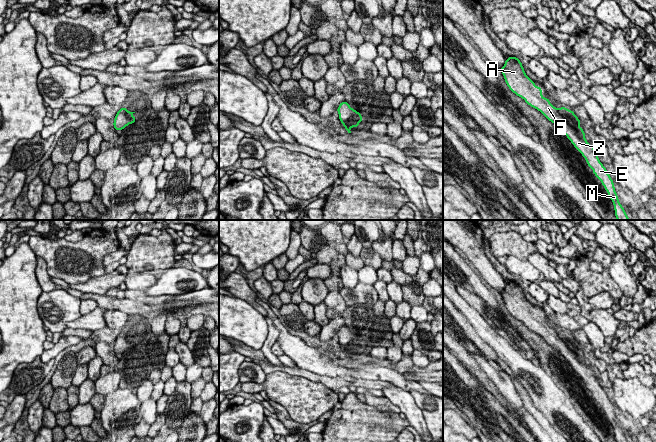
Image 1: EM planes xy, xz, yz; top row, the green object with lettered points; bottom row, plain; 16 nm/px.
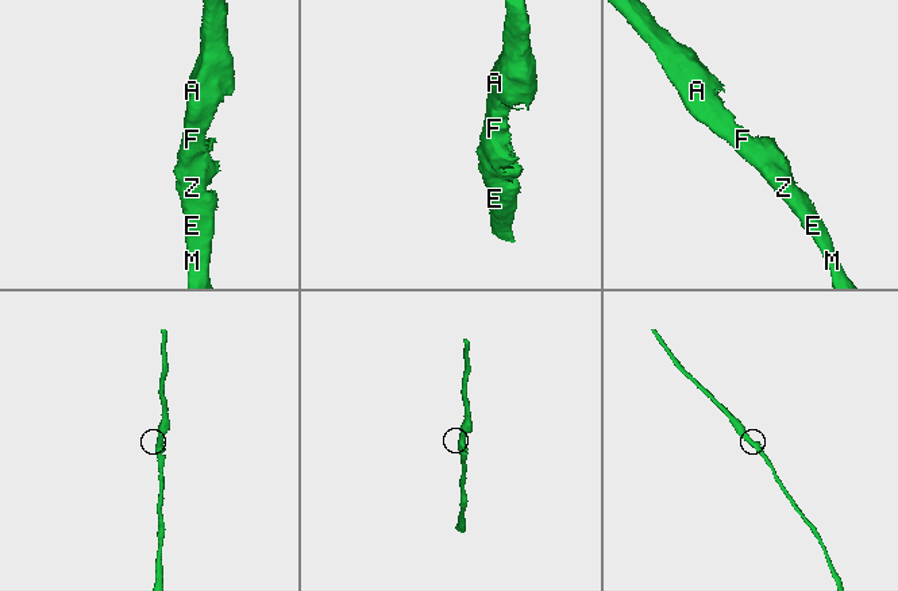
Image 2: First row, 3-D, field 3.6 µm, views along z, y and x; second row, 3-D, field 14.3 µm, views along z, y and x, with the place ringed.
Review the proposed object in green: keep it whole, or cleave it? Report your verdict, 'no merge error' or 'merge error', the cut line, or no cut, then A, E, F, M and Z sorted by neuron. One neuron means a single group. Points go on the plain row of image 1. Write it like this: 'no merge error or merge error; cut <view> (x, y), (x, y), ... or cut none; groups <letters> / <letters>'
no merge error; cut none; groups A E F M Z

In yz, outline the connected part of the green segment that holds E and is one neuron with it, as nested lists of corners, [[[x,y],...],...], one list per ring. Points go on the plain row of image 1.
[[[510,280],[506,283],[505,289],[500,294],[509,313],[523,322],[528,329],[540,335],[549,345],[555,347],[582,378],[612,424],[616,442],[628,442],[619,426],[613,404],[600,386],[594,371],[586,365],[583,351],[580,350],[580,344],[574,336],[566,331],[557,333],[548,322],[544,322],[542,313],[526,299],[517,281]]]

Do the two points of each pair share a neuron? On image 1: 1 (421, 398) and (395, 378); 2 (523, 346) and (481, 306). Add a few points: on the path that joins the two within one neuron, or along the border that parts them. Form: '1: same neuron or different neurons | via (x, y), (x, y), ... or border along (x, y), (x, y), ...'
1: different neurons | border along (409, 391), (416, 390), (429, 394)
2: same neuron | via (513, 338), (491, 316)

